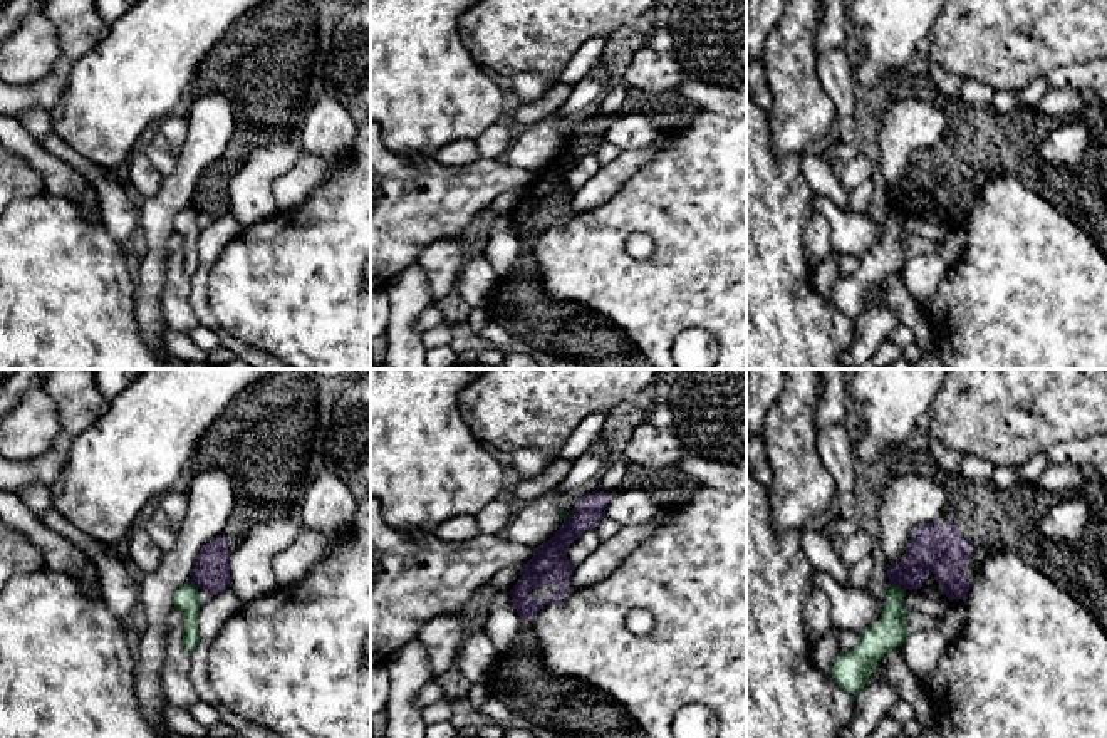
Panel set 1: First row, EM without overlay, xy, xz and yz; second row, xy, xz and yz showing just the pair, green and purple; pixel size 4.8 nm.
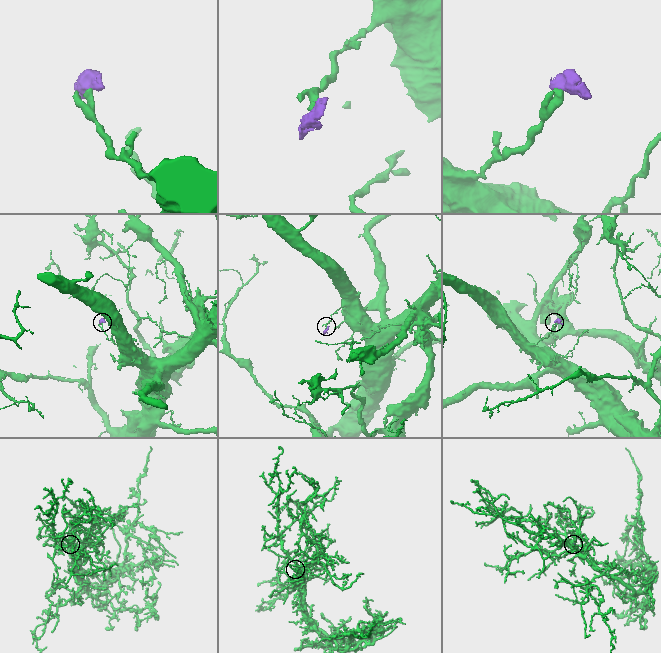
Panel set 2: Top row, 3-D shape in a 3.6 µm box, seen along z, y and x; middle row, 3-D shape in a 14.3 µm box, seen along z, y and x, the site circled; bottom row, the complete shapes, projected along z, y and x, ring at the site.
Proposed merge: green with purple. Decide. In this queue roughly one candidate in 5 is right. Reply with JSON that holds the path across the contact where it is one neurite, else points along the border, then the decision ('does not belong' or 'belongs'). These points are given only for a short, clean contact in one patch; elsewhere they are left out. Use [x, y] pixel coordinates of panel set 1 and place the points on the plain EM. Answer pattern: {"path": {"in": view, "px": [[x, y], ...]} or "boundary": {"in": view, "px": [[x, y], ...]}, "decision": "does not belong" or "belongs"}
{"boundary": {"in": "yz", "px": [[889, 207], [904, 215]]}, "decision": "does not belong"}

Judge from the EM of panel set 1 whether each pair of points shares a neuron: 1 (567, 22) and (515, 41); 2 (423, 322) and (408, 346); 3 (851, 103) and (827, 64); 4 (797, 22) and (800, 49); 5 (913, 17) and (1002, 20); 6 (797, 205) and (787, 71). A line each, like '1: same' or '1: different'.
1: same
2: different
3: same
4: same
5: different
6: different

